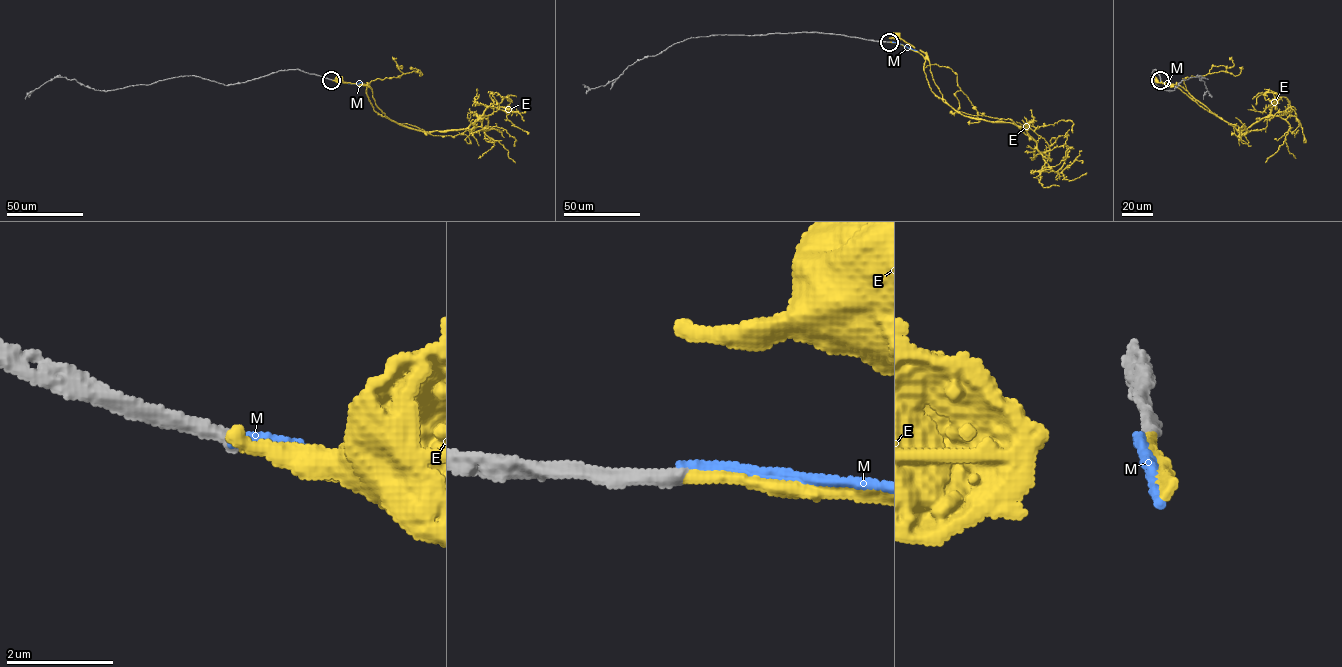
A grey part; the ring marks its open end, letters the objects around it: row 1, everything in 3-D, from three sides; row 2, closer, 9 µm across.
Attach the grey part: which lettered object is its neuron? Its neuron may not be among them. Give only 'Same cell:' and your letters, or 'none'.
Same cell: E

